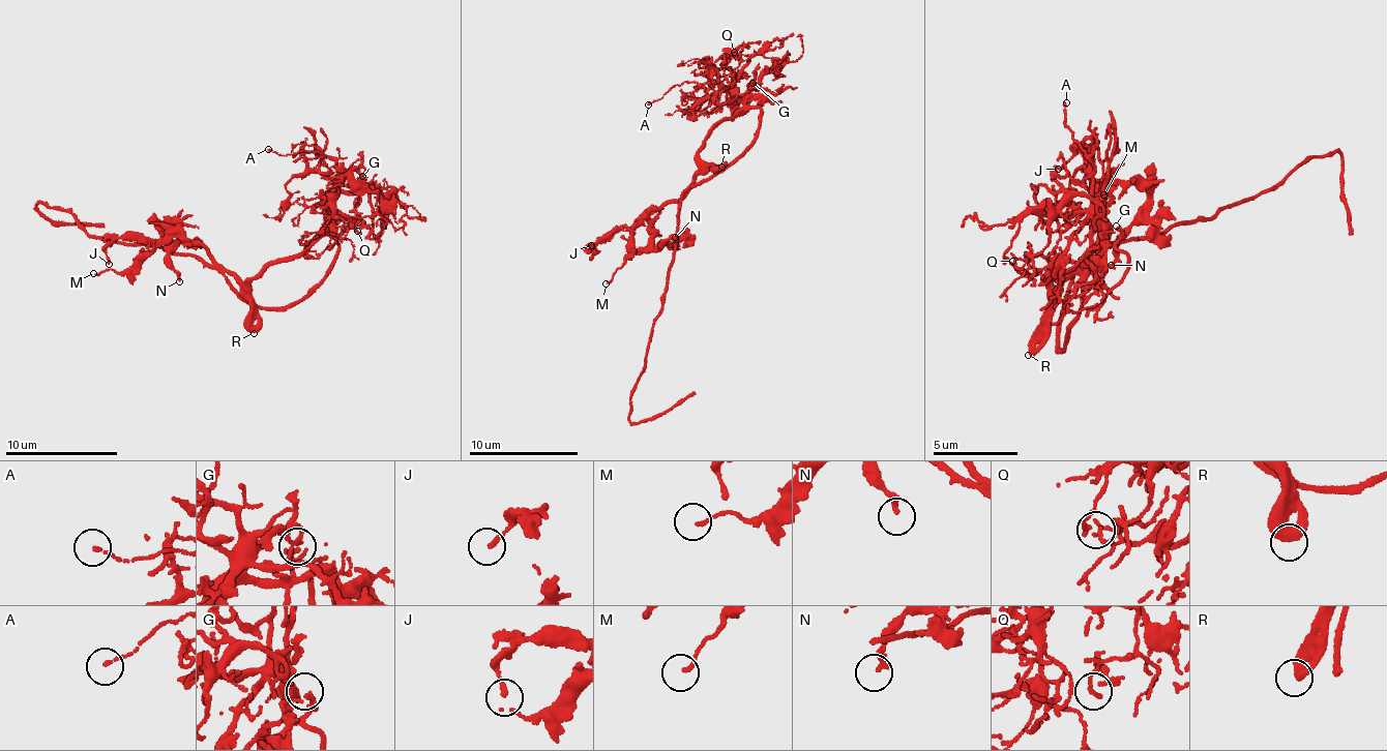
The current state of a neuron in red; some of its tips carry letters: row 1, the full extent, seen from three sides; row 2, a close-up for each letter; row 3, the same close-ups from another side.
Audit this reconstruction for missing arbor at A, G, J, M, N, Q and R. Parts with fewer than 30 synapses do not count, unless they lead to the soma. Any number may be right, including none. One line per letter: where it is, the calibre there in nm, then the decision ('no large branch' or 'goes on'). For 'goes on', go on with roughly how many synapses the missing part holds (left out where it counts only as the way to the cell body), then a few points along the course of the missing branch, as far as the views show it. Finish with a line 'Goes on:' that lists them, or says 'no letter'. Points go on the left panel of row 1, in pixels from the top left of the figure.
A: (268, 149) | 120 nm | no large branch
G: (362, 176) | 140 nm | no large branch
J: (109, 264) | 170 nm | no large branch
M: (93, 273) | 130 nm | no large branch
N: (179, 281) | 200 nm | no large branch
Q: (357, 231) | 90 nm | no large branch
R: (254, 333) | 550 nm | no large branch
Goes on: no letter

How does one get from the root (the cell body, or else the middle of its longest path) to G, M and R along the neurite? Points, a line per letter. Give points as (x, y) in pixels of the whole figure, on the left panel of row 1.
G: (204, 263), (244, 283), (272, 265), (308, 252), (356, 204), (362, 176)
M: (204, 263), (210, 260), (210, 252), (198, 243), (187, 244), (176, 238), (120, 271), (108, 269), (93, 273)
R: (204, 263), (216, 270), (233, 290), (248, 301), (254, 333)

